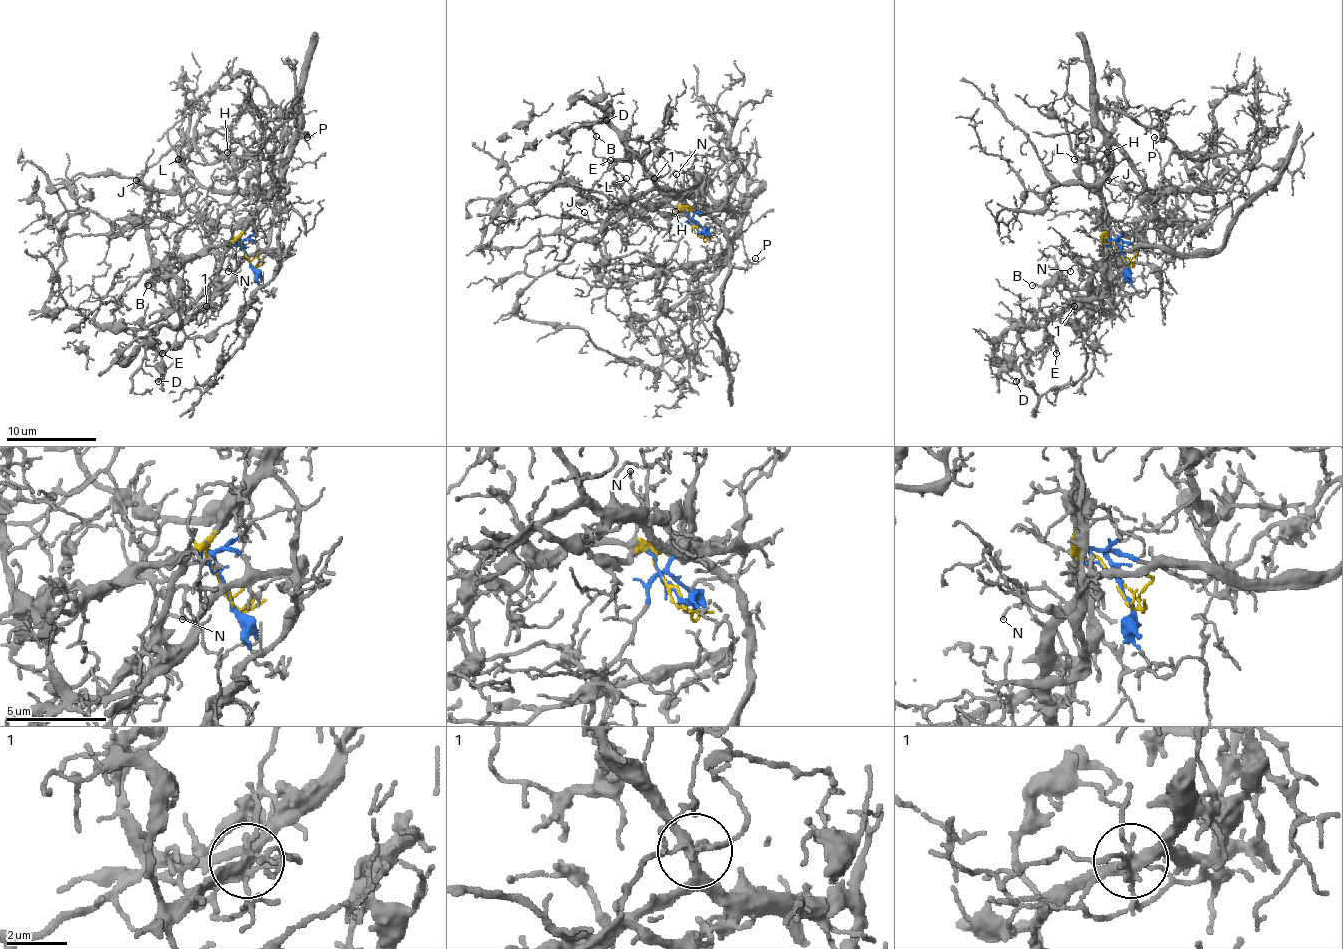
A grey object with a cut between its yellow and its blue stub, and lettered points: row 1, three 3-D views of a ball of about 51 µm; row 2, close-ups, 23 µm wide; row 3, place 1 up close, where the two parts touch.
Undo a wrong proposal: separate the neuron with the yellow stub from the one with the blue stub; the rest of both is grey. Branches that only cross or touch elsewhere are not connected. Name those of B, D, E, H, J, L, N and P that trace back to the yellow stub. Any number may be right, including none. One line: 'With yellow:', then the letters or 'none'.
With yellow: H, J, L, P

